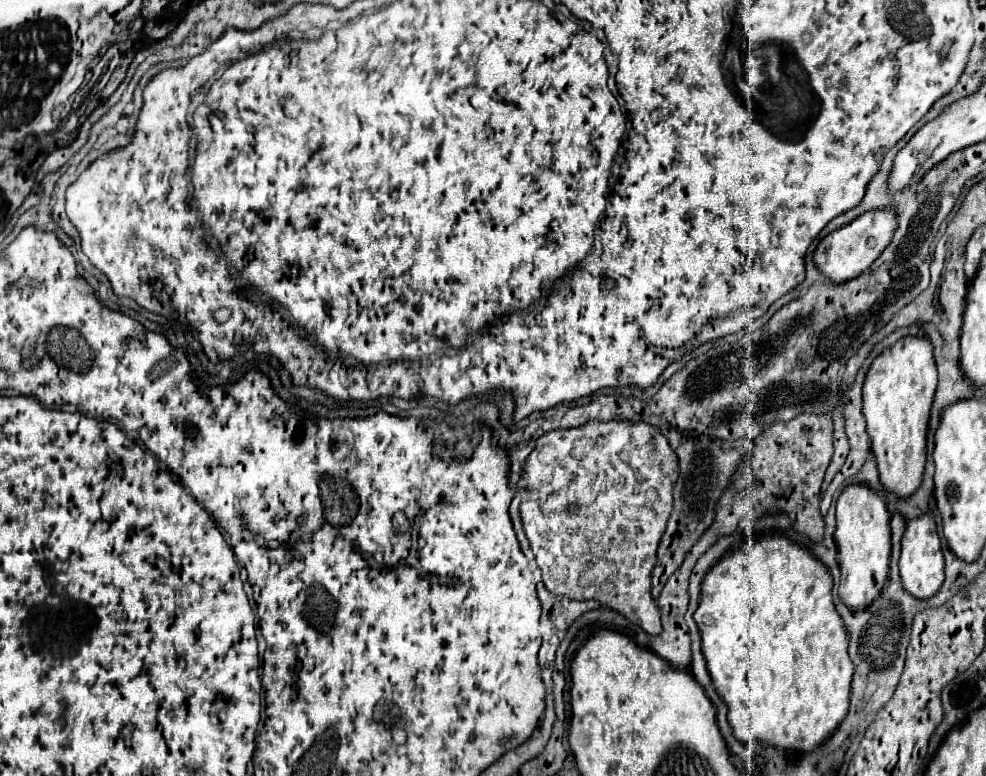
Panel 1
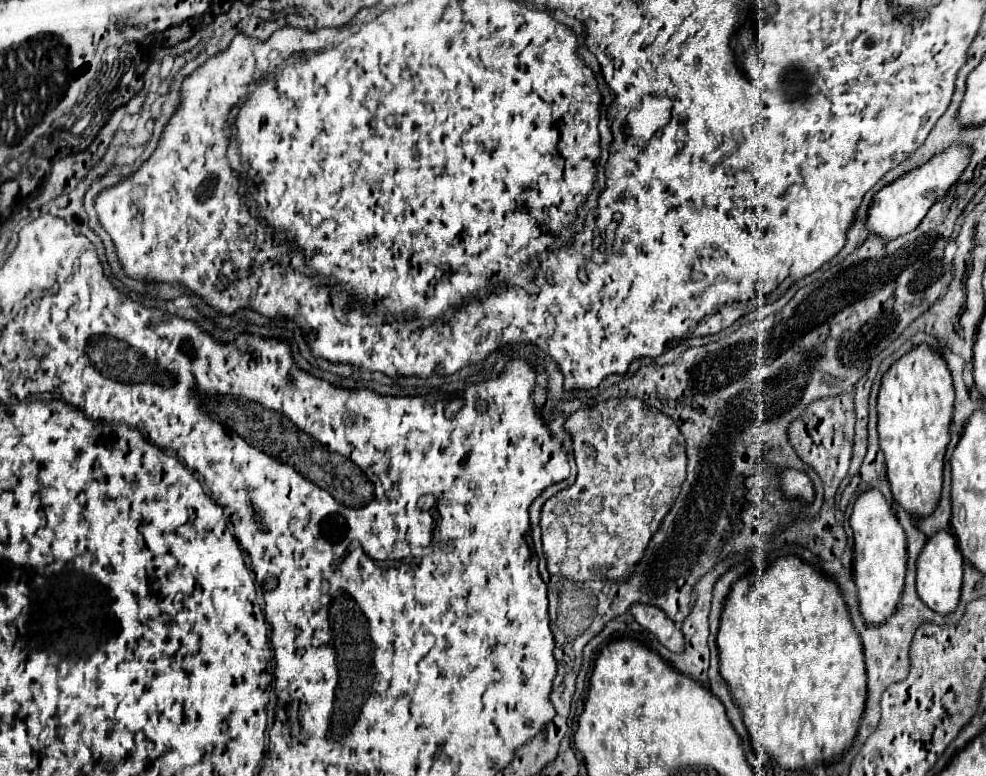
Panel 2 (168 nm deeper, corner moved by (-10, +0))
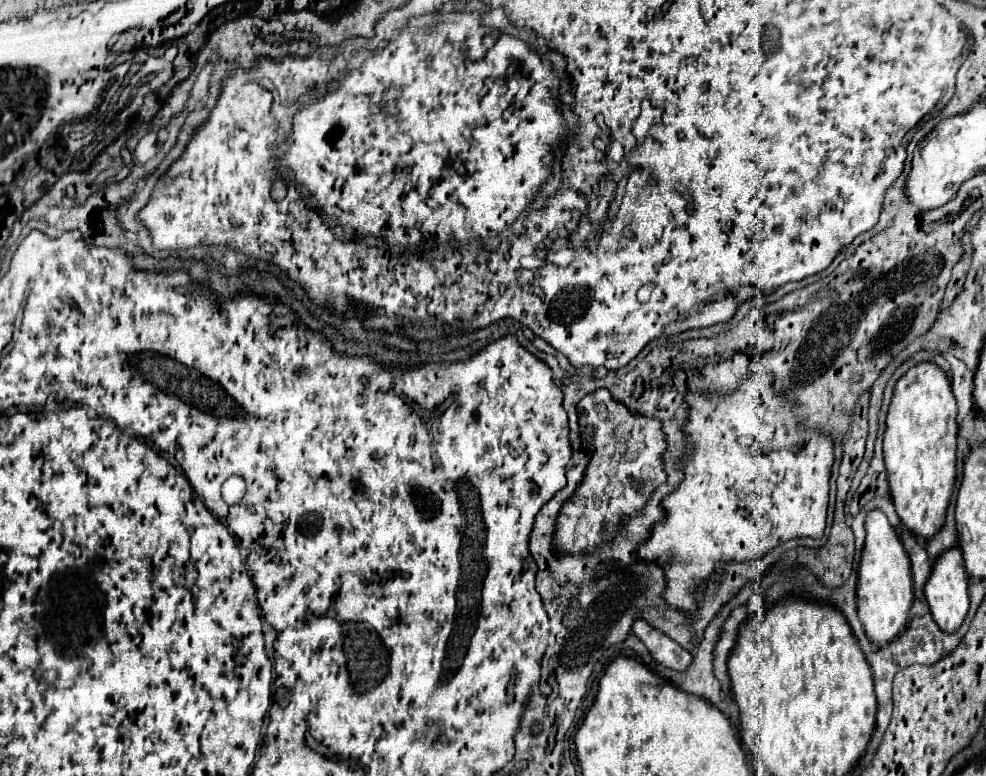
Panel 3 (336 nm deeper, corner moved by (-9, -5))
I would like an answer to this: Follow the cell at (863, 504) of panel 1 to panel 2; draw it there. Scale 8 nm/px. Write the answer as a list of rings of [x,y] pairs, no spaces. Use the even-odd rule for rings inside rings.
[[[872,488],[858,496],[854,512],[850,516],[854,530],[854,576],[858,588],[860,612],[866,624],[880,626],[896,612],[906,576],[906,534],[896,520],[892,508],[884,500],[882,492]]]

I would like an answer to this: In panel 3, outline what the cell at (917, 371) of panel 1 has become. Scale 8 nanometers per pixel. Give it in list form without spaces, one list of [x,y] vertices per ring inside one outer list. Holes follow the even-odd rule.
[[[919,363],[895,383],[883,437],[889,491],[901,523],[911,533],[925,539],[931,539],[943,527],[945,511],[957,477],[955,417],[957,403],[949,377],[941,367],[933,363]]]

